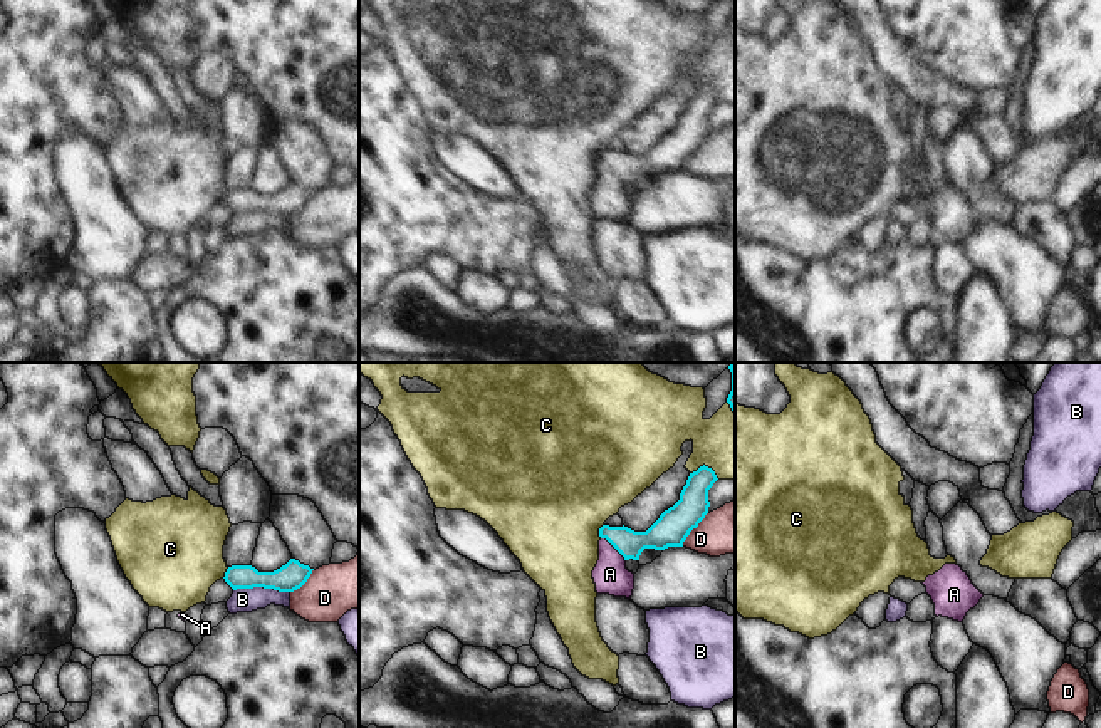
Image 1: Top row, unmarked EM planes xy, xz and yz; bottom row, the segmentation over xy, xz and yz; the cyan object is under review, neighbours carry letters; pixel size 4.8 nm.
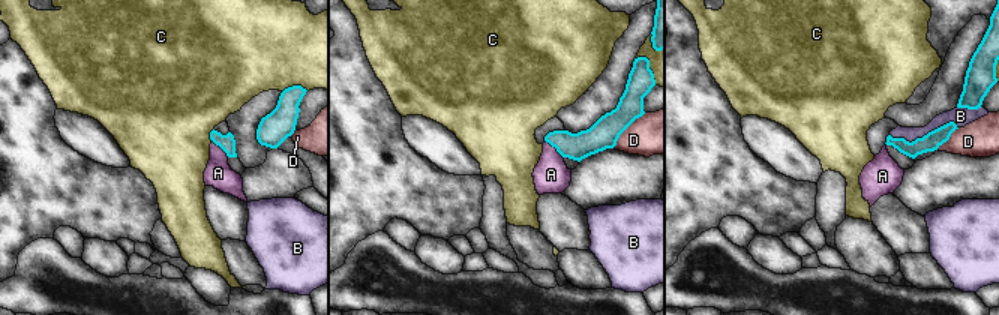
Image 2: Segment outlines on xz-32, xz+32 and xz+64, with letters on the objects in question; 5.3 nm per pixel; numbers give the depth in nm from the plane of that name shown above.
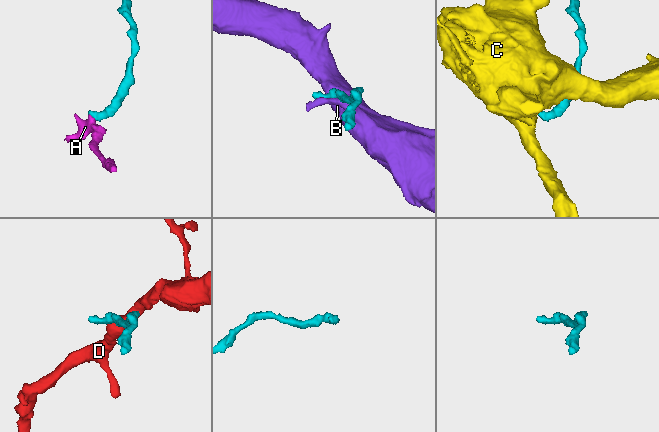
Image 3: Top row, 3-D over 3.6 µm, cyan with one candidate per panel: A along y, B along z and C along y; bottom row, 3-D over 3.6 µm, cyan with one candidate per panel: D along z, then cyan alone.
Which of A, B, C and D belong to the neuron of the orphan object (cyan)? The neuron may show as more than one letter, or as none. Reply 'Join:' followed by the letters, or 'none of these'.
Join: A

